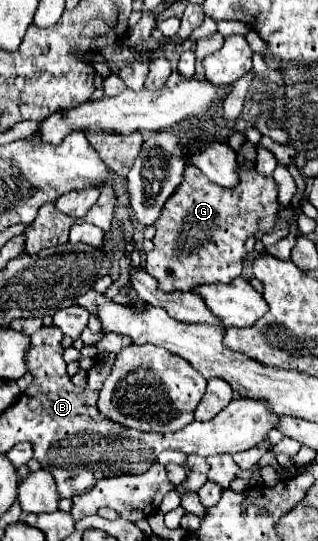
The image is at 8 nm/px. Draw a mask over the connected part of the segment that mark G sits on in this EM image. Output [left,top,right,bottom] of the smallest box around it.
[146,165,278,291]

